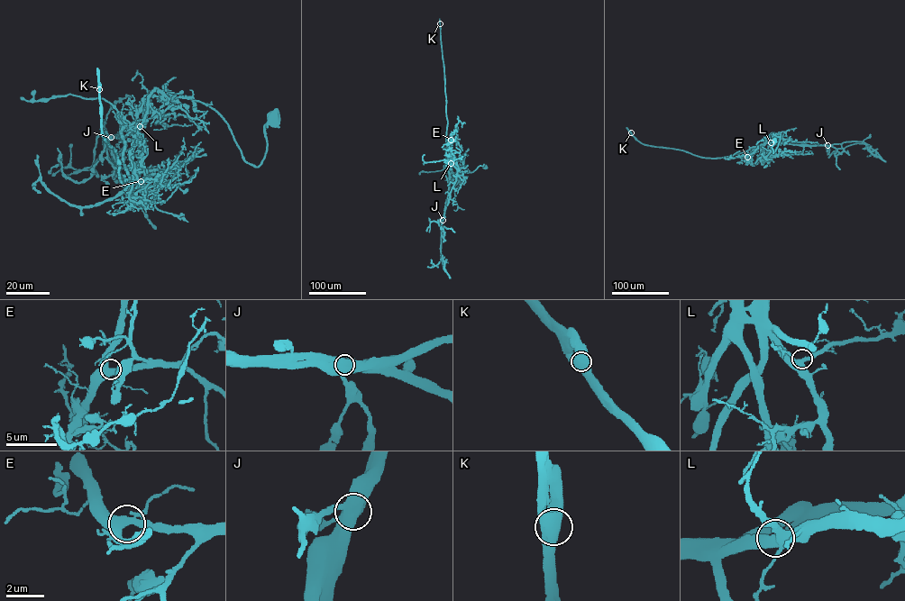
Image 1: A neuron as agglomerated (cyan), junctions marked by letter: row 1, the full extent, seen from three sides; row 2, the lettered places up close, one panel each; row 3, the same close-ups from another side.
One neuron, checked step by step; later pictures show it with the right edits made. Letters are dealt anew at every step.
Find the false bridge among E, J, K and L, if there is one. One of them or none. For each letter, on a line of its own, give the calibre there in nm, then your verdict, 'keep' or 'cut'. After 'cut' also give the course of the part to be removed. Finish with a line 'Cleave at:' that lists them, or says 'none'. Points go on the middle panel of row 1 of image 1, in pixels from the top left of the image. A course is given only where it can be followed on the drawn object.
E: 440 nm | keep
J: 650 nm | cut | (443, 220), (449, 176), (445, 155), (447, 122), (439, 19)
K: 700 nm | keep
L: 400 nm | keep
Cleave at: J

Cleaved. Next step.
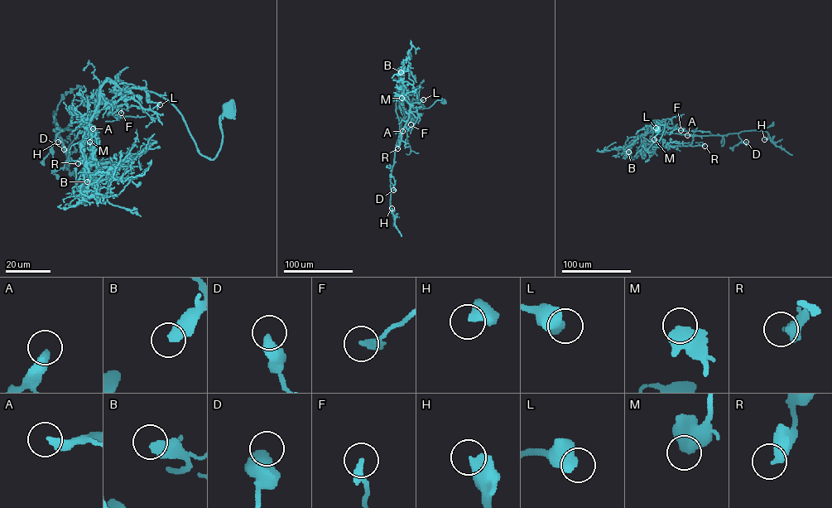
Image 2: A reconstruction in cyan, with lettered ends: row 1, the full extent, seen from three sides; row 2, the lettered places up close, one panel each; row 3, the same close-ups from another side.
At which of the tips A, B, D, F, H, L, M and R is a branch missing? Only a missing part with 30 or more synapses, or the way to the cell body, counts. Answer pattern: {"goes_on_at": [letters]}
{"goes_on_at": ["H"]}

